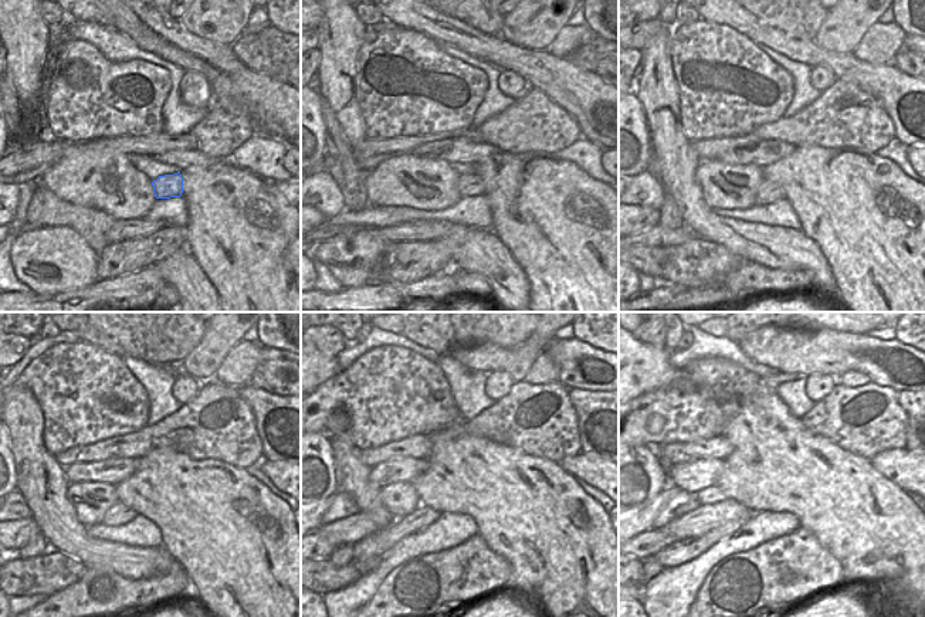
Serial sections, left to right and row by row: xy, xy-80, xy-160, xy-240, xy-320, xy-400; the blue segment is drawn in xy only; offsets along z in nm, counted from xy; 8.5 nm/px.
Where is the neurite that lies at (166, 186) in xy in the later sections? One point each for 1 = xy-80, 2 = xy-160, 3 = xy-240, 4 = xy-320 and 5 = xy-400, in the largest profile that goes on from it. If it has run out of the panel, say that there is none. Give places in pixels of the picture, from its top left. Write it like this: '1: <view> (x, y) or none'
1: xy-80 (470, 185)
2: xy-160 (768, 192)
3: xy-240 (119, 514)
4: xy-320 (383, 541)
5: xy-400 (680, 552)

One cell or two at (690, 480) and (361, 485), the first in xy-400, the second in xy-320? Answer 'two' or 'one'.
two

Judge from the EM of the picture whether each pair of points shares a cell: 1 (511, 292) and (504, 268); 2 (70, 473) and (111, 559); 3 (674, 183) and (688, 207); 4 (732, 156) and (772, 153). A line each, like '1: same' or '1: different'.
1: same
2: different
3: same
4: same

